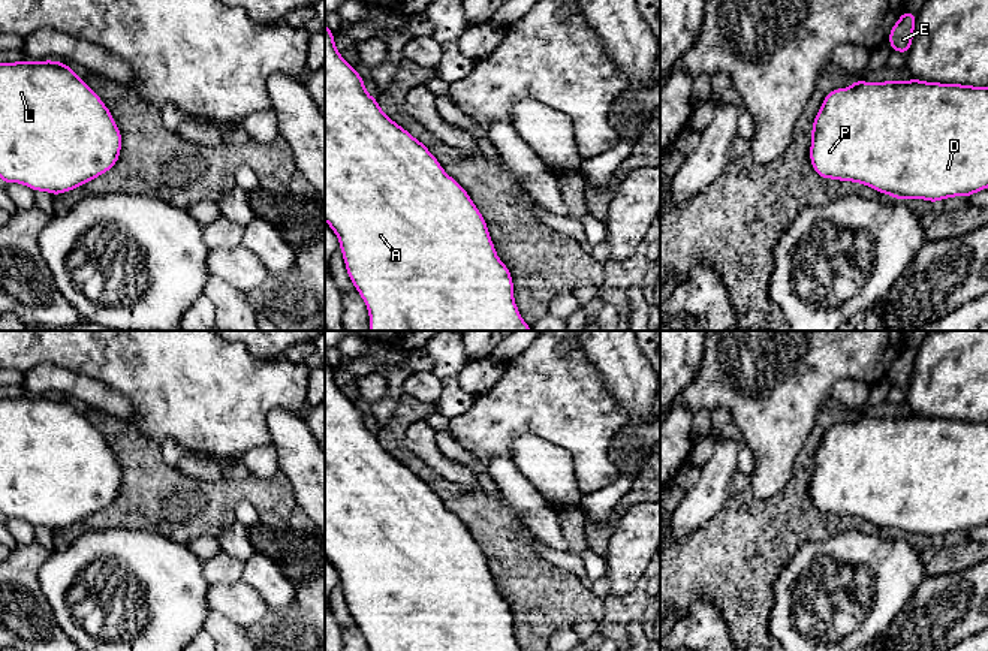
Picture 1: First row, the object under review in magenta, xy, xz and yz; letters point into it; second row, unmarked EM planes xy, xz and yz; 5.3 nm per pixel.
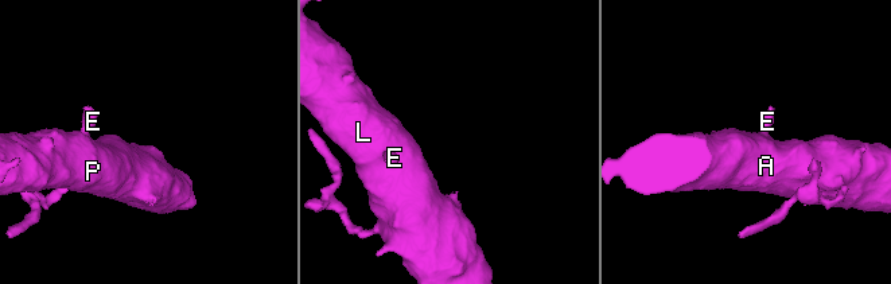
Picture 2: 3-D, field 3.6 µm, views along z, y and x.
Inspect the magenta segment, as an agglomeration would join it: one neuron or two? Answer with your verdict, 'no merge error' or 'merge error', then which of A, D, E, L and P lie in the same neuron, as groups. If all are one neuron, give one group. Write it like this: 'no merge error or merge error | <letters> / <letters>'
no merge error | A D E L P

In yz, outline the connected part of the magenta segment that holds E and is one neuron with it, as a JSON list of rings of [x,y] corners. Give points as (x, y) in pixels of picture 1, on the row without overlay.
[[[903,347],[900,355],[892,362],[888,376],[892,386],[907,389],[913,376],[913,364],[916,358],[916,349]]]

